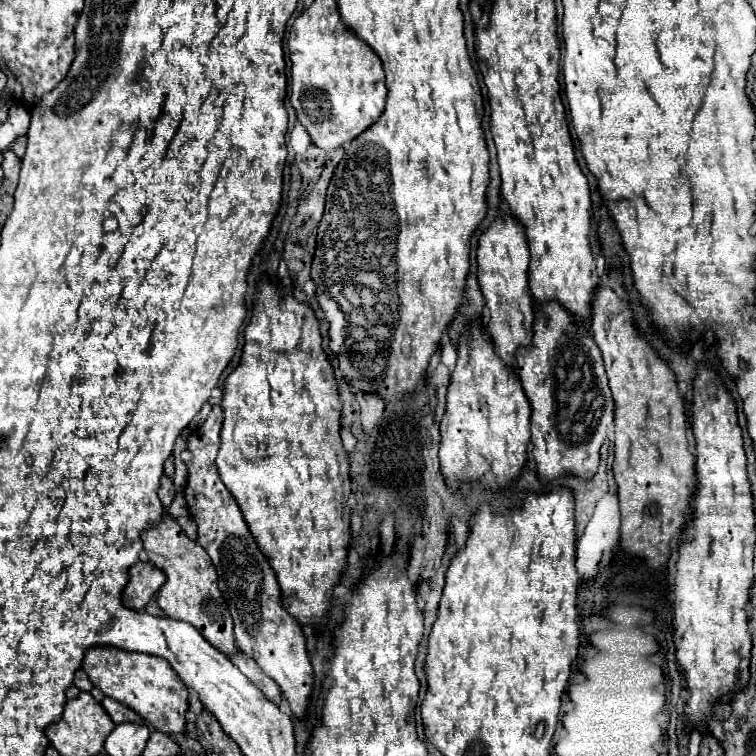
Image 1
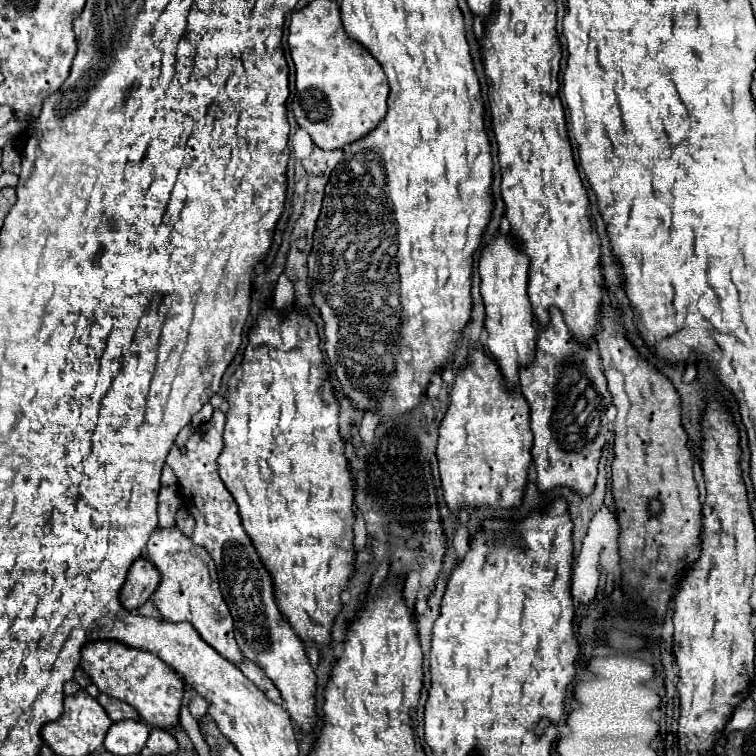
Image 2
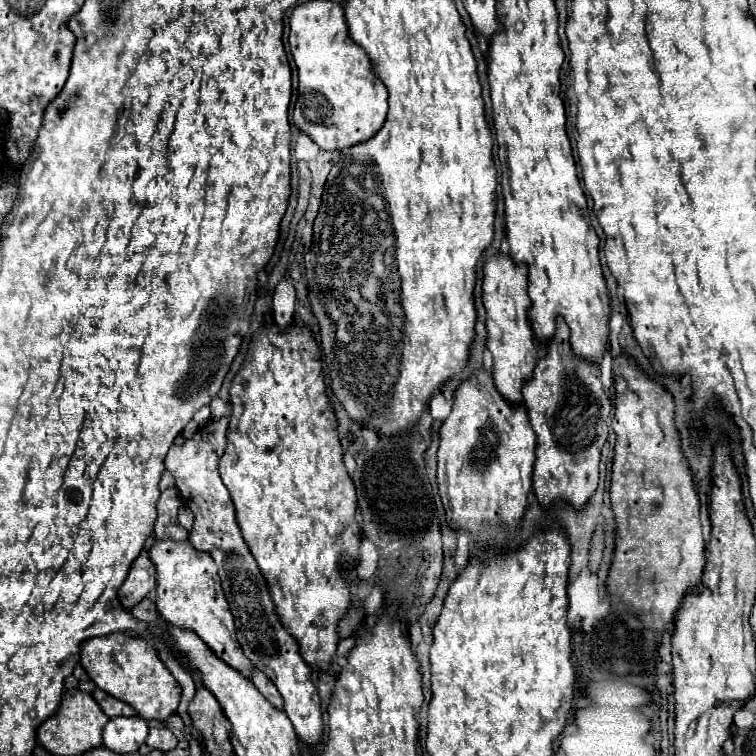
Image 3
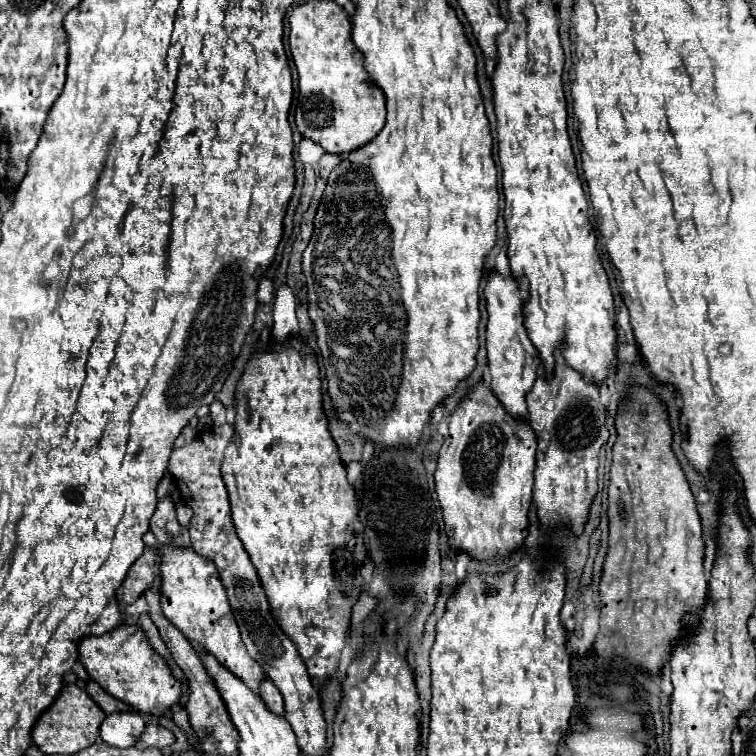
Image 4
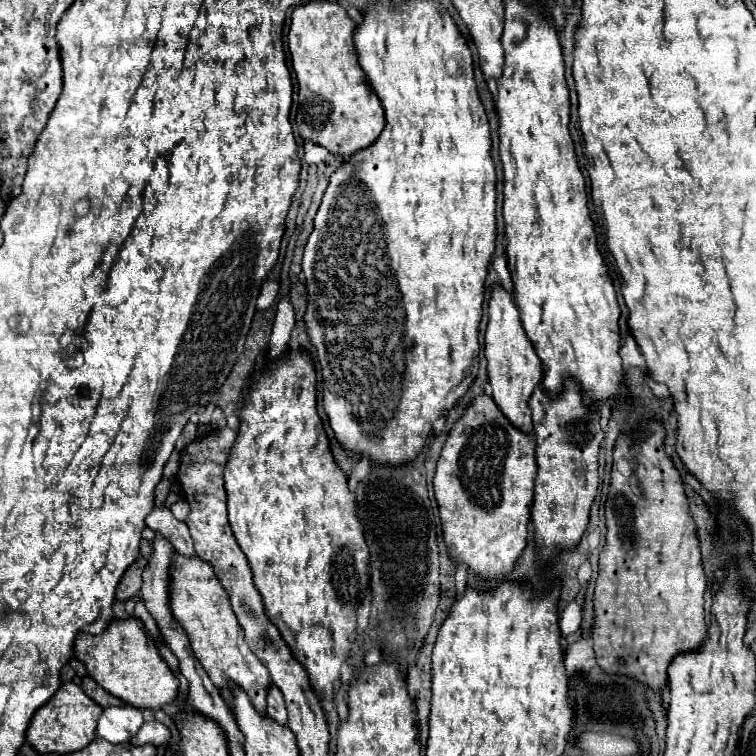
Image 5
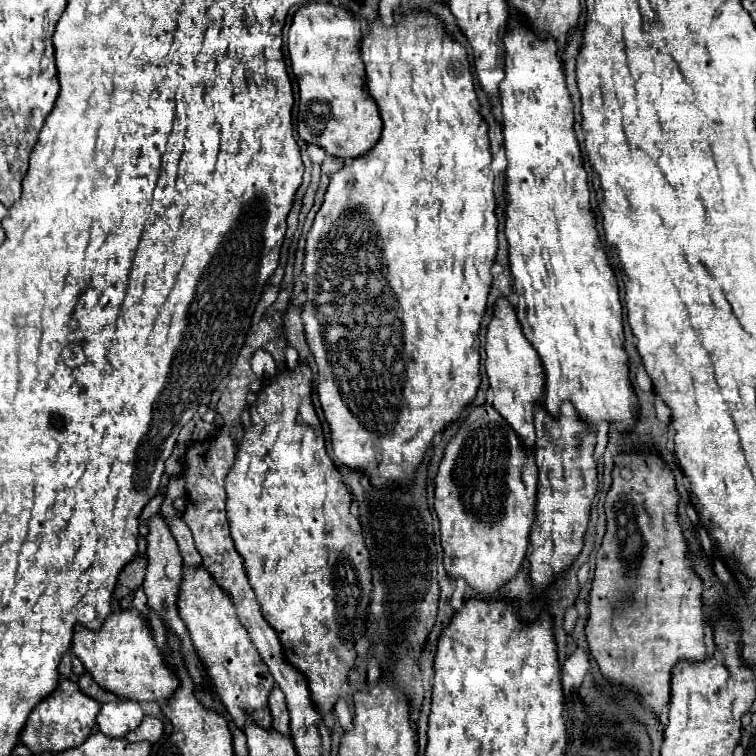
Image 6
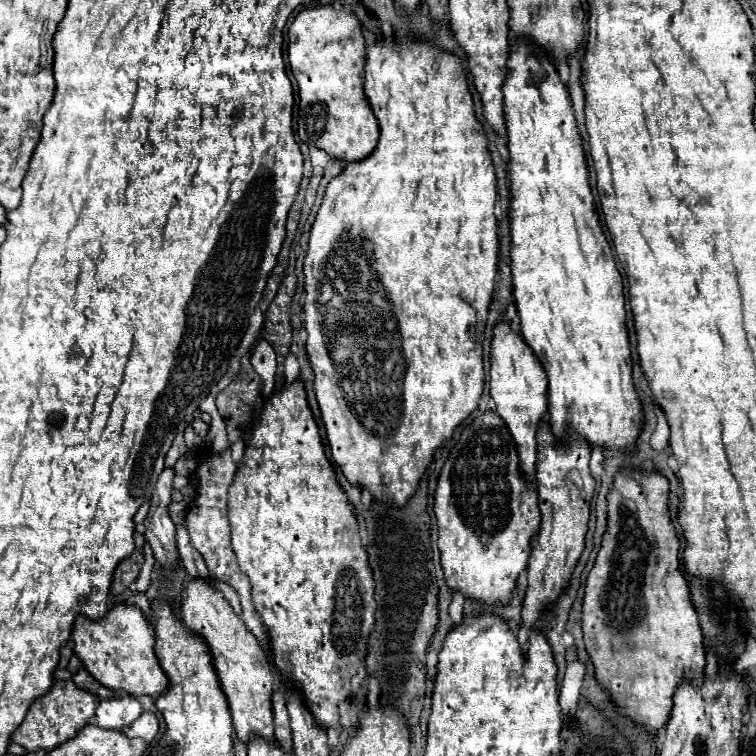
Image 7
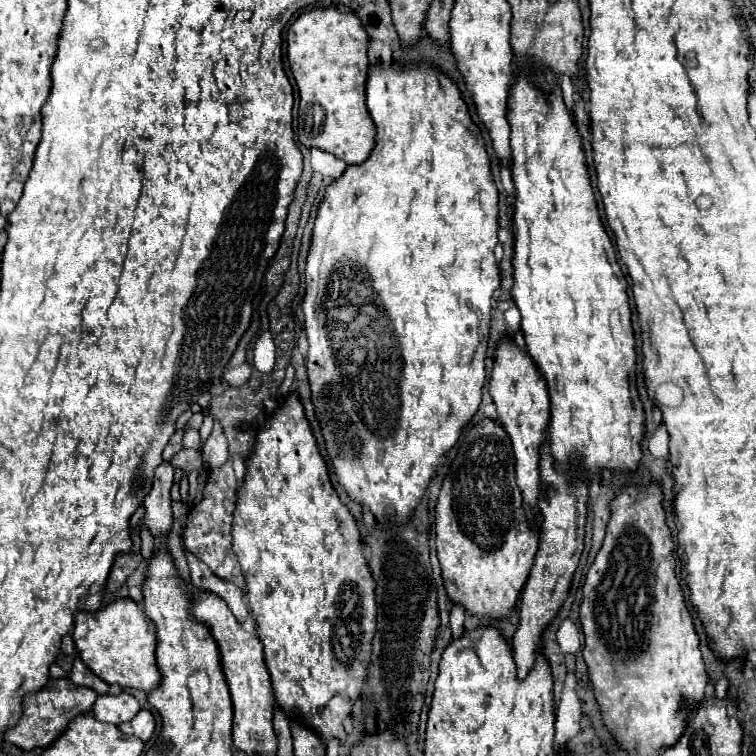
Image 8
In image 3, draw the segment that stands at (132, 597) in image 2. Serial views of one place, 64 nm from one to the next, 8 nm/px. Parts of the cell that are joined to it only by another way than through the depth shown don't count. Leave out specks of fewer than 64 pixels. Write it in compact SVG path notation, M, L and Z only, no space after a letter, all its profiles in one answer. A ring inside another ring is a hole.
M144 550L138 560L132 564L126 582L118 590L118 598L126 610L136 606L144 596L156 588L156 568L150 560L148 550Z

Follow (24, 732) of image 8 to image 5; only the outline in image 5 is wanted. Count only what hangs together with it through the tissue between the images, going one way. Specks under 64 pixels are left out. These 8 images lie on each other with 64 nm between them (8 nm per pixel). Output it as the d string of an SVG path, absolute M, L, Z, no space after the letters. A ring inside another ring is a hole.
M64 682L60 686L60 690L44 706L40 706L40 710L36 710L36 714L32 716L30 726L26 730L26 742L38 754L76 752L76 750L88 746L88 742L92 742L96 738L96 724L98 724L100 712L102 712L102 708L92 698L88 698L78 684Z

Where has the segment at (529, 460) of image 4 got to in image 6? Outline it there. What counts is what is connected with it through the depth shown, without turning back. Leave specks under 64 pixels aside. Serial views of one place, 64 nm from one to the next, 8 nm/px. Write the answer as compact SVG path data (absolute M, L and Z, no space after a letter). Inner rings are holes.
M490 406L474 408L446 448L436 476L434 510L440 520L440 544L444 550L446 574L462 578L482 594L498 594L522 568L528 552L528 536L536 520L538 470L534 456L528 456L510 424Z

